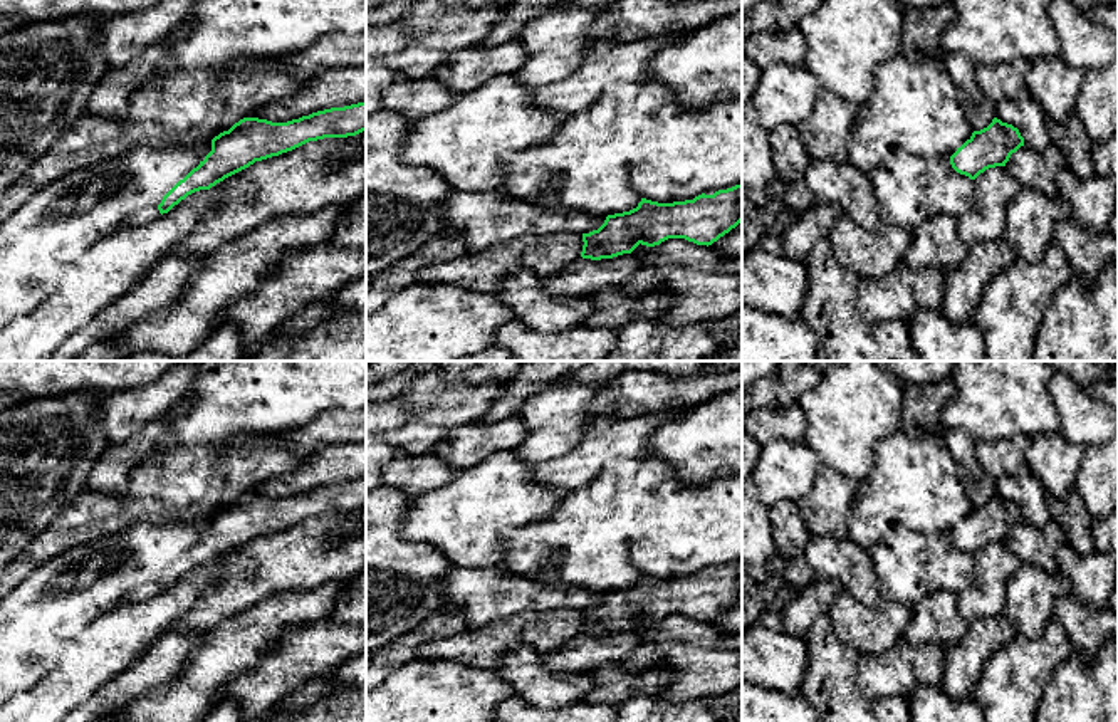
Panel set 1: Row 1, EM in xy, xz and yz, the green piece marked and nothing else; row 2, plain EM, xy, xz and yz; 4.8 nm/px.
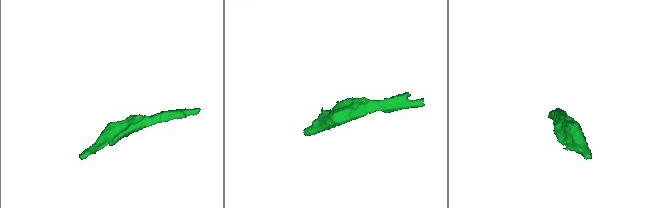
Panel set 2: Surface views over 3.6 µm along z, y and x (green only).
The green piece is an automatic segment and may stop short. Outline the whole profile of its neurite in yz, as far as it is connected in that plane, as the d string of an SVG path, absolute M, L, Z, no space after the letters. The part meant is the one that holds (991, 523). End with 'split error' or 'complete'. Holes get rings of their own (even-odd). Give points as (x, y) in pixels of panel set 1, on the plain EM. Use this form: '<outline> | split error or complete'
M994 494L992 499L974 507L972 512L950 532L952 544L975 556L989 544L1006 542L1011 531L1024 522L1024 514L1012 500Z | complete

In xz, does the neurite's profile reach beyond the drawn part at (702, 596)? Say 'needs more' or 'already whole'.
already whole

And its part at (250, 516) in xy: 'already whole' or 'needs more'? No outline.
already whole

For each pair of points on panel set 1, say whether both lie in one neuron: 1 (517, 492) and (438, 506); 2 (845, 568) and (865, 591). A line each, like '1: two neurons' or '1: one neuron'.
1: one neuron
2: one neuron

